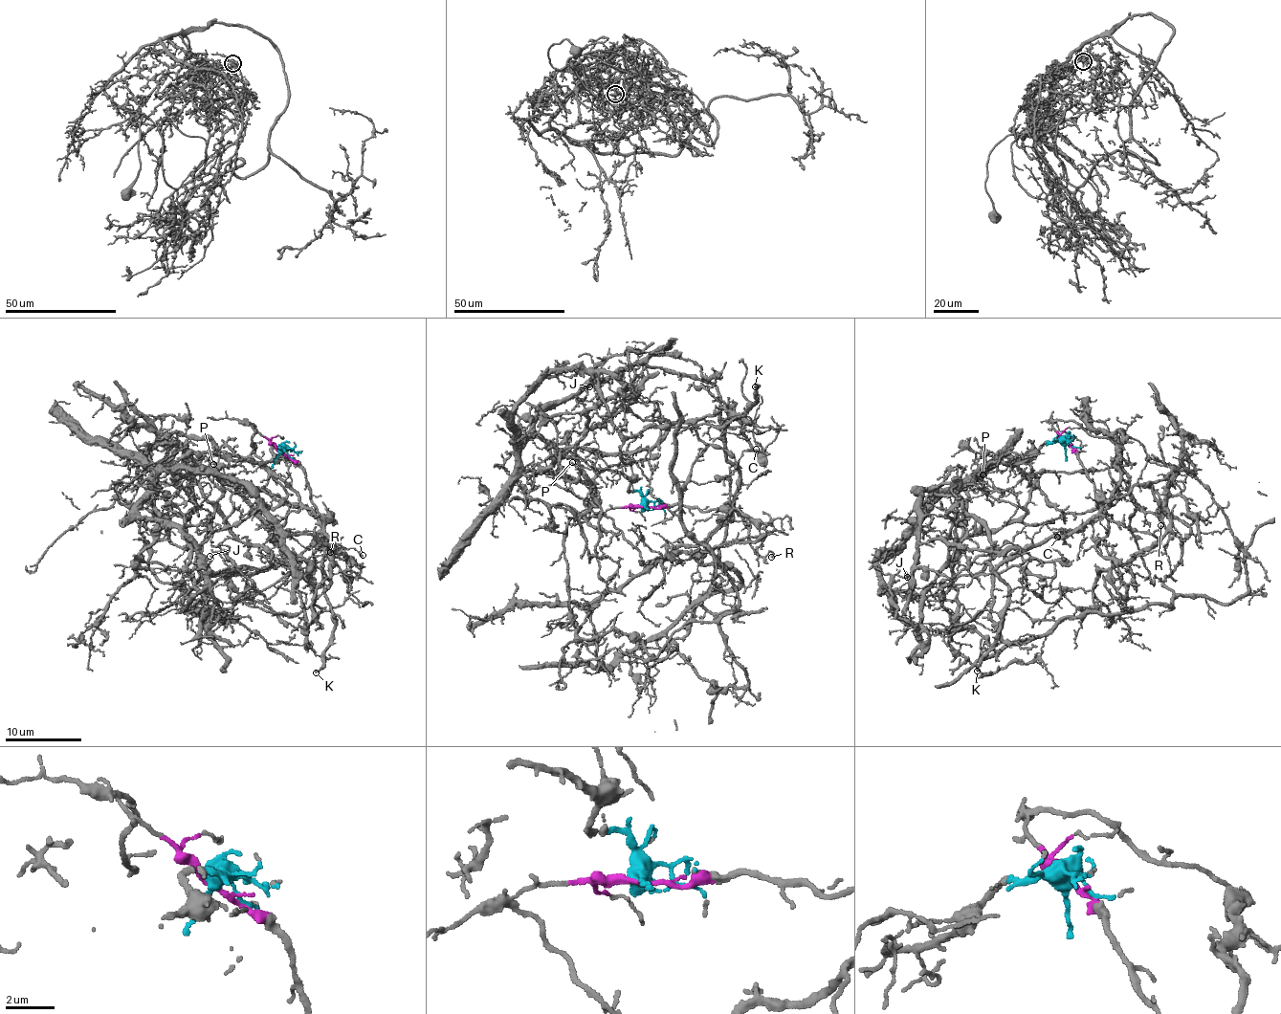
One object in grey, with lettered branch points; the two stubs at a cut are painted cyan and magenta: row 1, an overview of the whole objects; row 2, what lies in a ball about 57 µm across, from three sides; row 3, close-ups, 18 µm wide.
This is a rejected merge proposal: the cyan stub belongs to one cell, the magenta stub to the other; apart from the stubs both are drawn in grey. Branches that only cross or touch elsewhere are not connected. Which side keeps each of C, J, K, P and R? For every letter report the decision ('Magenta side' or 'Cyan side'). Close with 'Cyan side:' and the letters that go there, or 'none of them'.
C: Magenta side
J: Cyan side
K: Magenta side
P: Cyan side
R: Magenta side
Cyan side: J, P

